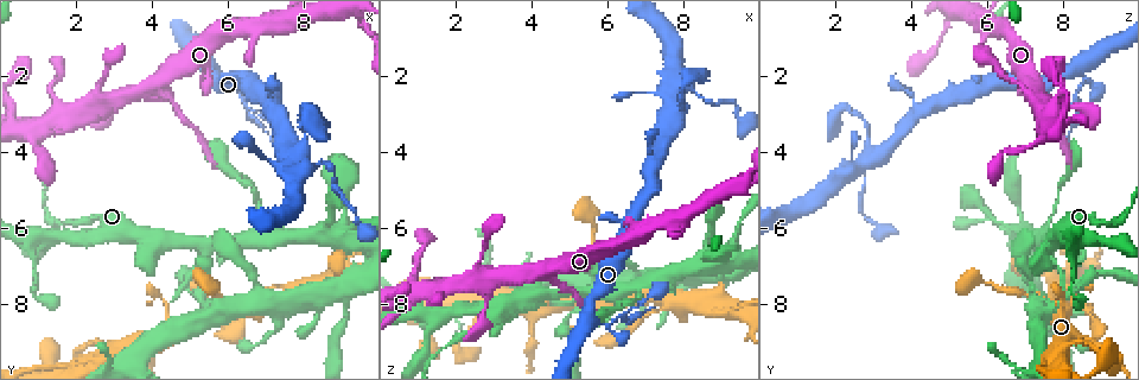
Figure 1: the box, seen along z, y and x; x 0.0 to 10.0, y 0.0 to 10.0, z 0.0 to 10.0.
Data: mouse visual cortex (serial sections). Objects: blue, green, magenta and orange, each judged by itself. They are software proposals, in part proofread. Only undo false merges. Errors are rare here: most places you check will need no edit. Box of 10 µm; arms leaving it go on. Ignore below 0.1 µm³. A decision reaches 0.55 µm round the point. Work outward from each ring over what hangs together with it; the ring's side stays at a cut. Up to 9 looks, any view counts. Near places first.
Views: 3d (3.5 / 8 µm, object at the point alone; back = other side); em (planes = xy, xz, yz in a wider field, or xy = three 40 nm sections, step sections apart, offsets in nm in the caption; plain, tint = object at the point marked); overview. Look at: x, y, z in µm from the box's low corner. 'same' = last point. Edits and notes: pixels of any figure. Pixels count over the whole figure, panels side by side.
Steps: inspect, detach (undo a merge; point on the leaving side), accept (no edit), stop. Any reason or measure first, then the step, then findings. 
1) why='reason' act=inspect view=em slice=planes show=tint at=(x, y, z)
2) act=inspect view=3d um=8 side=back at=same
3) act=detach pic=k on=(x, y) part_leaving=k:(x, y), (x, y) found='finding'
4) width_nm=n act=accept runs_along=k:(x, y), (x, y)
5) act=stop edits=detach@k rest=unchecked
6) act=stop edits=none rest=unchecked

why='two arms in line, one across' act=inspect view=em slice=xy step=1 show=tint at=(7.55, 7.65, 8.10)

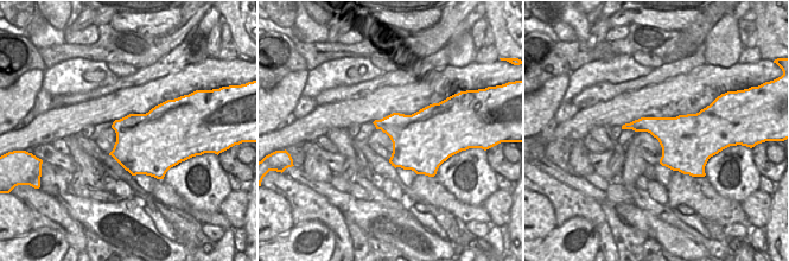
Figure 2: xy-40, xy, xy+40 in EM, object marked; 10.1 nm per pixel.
act=inspect view=3d um=3.5 at=same

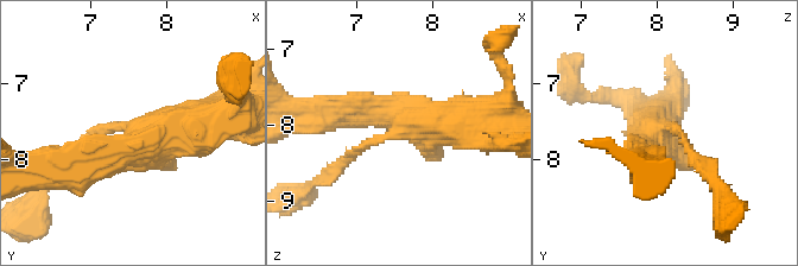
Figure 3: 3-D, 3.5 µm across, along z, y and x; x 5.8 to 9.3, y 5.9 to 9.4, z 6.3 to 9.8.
act=accept runs_along=3:(78, 162), (225, 115) found='continuous, no second cell'

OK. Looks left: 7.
why='calibre changes' act=inspect view=3d um=3.5 at=(2.95, 2.60, 7.30)

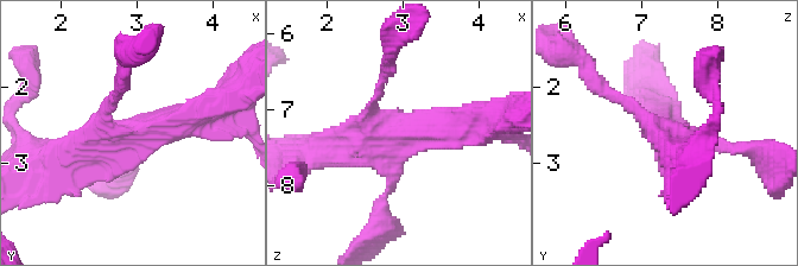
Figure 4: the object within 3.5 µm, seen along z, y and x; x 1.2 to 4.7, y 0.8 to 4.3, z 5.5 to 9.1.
arms=4 arm_widths_nm=150,150,450,450 why='shape alone is not enough' act=inspect view=em slice=xy step=2 show=tint at=(3.00, 2.70, 7.35)

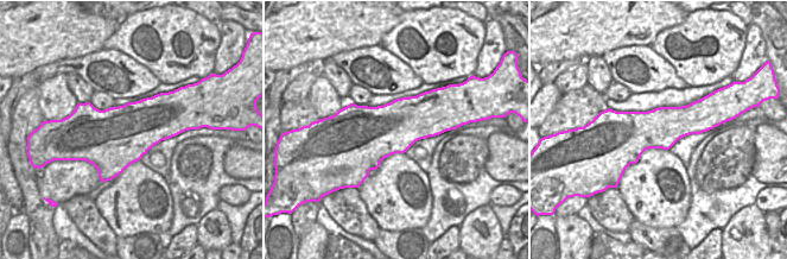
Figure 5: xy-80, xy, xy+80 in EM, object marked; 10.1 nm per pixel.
act=accept runs_along=4:(206, 108), (59, 156) found='all the same cell'

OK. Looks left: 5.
act=inspect view=3d um=3.5 at=(1.45, 6.15, 8.35)

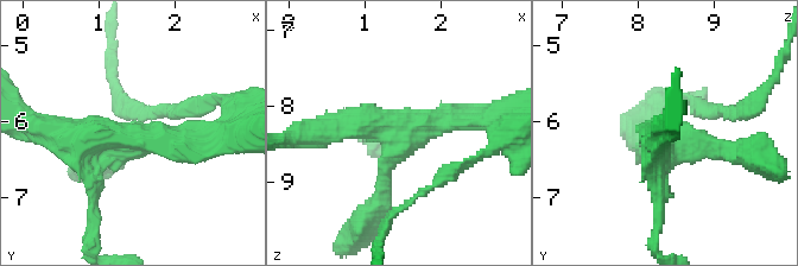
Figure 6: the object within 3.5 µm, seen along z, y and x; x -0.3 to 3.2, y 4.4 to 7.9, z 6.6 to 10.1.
arms=3 arm_widths_nm=200,300,300 why='need the tissue' act=inspect view=em slice=xy step=3 show=tint at=(1.45, 6.25, 8.35)

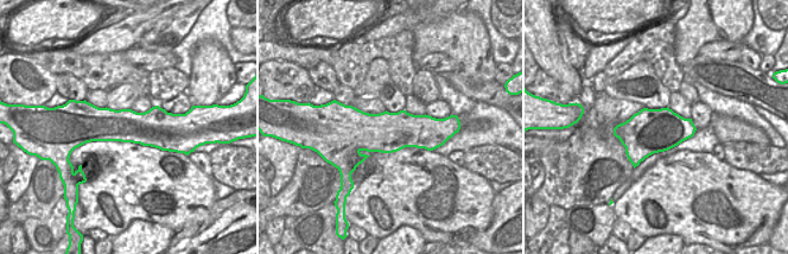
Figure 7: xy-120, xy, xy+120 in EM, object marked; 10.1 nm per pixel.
act=accept runs_along=7:(75, 124), (158, 128), (175, 138) found='continuous, no second cell'

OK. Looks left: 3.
why='sudden change in width' act=inspect view=em slice=xy step=1 show=tint at=(8.15, 4.45, 2.30)

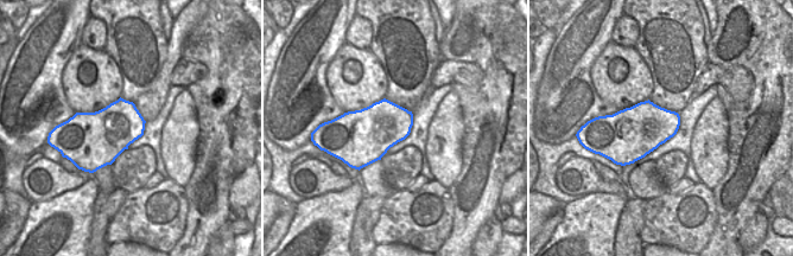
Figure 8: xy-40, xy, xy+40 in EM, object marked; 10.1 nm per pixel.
act=inspect view=3d um=3.5 at=same

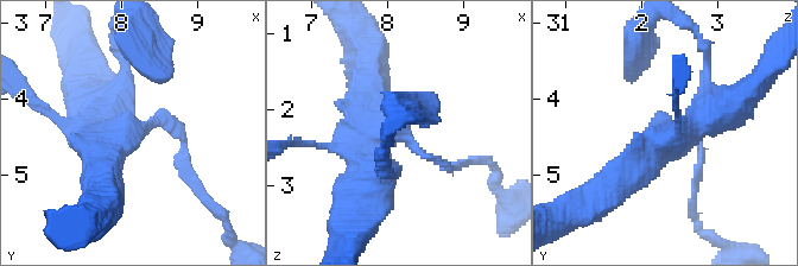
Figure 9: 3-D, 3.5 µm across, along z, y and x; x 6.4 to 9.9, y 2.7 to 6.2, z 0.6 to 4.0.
arms=3 arm_widths_nm=100,500,500 act=accept runs_along=9:(102, 114), (106, 139), (160, 121), (187, 146) found='continuous, no second cell'

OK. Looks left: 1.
act=stop edits=none rest=unchecked

